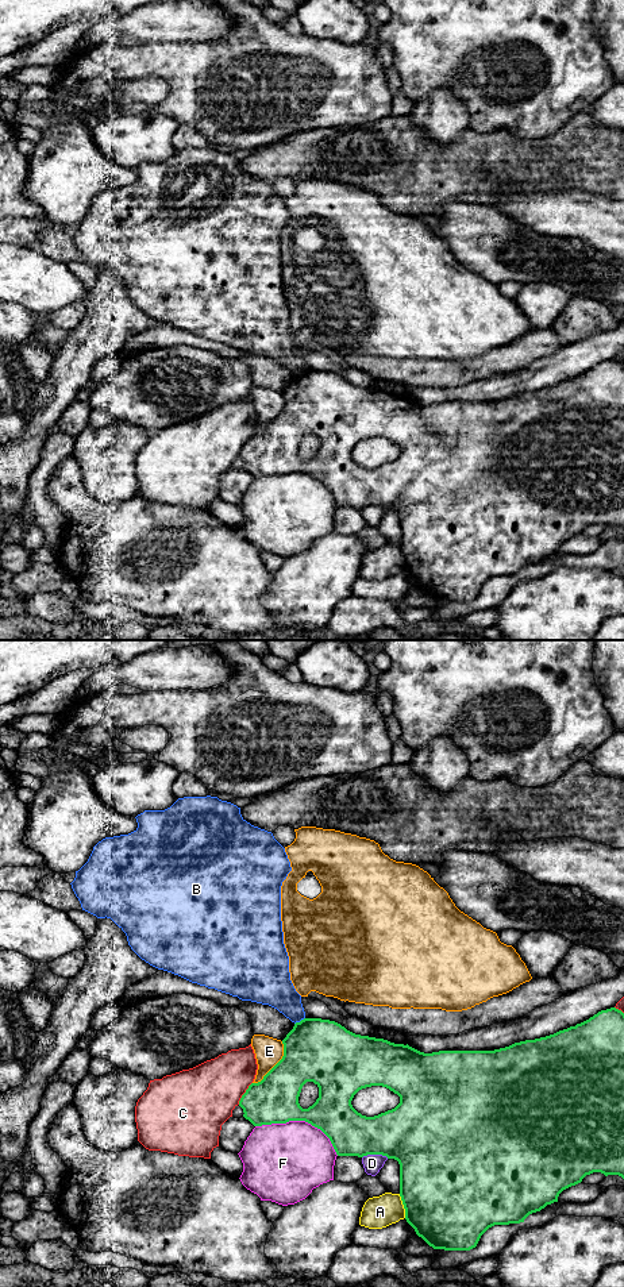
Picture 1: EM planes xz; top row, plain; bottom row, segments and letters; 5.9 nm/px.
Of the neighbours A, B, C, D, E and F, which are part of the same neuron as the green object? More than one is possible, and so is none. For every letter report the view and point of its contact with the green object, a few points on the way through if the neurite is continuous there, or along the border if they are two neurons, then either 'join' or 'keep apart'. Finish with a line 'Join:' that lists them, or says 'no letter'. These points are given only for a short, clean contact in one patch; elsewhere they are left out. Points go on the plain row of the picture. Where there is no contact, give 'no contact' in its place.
A: xz (404, 558) | keep apart
B: xz (300, 373) | along xz (304, 369), (295, 376) | keep apart
C: xz (245, 444) | keep apart
D: xz (376, 505) | keep apart
E: xz (276, 416) | keep apart
F: xz (300, 471) | keep apart
Join: no letter

